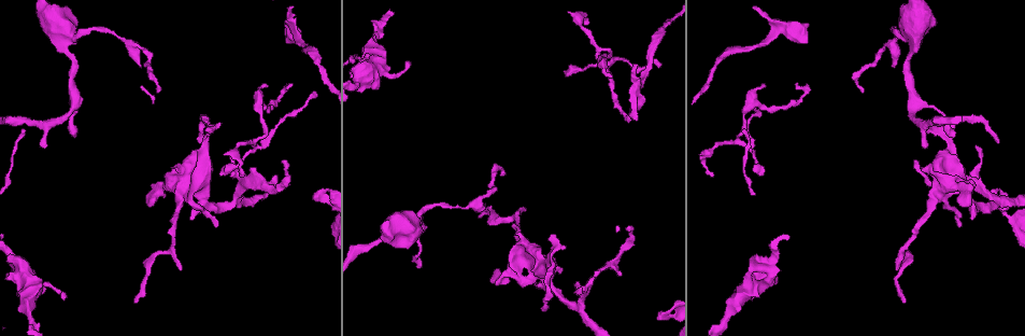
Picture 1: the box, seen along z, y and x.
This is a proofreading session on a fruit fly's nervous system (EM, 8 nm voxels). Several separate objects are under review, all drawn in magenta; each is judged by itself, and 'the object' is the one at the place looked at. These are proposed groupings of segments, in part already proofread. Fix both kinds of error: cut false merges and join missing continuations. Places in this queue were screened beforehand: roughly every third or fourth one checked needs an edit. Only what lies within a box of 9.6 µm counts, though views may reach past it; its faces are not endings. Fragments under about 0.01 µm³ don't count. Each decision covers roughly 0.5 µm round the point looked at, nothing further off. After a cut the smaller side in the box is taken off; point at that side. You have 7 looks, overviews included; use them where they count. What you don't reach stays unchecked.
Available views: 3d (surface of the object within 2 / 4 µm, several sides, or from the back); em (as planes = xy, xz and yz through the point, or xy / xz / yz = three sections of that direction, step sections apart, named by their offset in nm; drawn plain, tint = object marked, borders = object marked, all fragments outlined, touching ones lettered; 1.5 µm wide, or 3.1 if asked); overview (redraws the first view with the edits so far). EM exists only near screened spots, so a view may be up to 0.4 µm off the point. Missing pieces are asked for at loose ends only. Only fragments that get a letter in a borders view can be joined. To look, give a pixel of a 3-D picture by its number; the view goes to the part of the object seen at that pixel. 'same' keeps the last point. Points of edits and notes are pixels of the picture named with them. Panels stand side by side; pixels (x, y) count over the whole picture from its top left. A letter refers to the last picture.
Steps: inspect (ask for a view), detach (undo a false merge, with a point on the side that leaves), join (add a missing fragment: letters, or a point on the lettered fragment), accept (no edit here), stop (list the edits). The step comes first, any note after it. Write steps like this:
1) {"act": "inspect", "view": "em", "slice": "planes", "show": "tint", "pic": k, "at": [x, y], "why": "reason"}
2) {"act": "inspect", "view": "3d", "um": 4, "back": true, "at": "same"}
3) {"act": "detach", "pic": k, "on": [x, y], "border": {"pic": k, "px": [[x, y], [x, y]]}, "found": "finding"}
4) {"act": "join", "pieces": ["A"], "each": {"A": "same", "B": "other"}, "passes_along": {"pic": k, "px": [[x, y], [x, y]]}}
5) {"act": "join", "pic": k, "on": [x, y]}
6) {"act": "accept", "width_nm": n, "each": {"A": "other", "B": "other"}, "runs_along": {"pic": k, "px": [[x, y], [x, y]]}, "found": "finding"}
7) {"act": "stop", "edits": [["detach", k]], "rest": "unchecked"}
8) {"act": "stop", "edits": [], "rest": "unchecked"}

{"act": "inspect", "view": "3d", "um": 4, "pic": 1, "at": [589, 23], "why": "free end"}

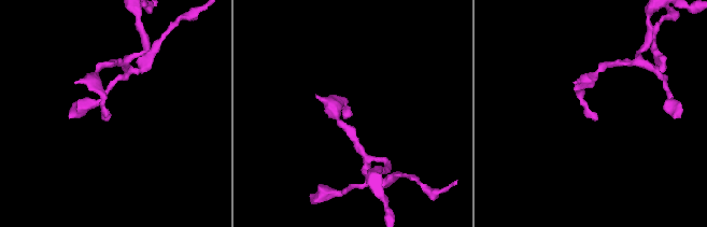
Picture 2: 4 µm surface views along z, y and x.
{"act": "inspect", "view": "em", "slice": "planes", "show": "tint", "pic": 2, "at": [596, 117], "why": "shape alone is not enough"}

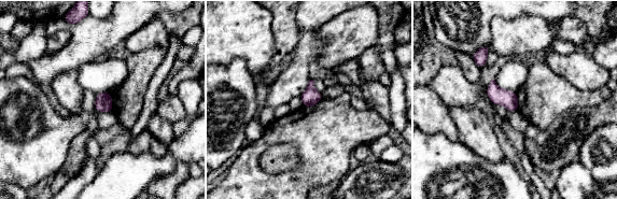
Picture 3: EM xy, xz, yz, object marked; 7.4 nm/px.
{"act": "inspect", "view": "em", "slice": "planes", "show": "borders", "at": "same", "why": "see the neighbours"}

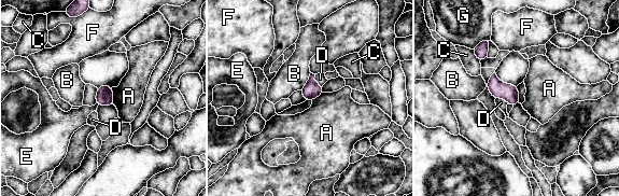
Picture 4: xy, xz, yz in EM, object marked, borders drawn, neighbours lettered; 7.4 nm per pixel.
{"act": "accept", "each": {"A": "other", "B": "other", "C": "other", "D": "other", "E": "other", "F": "other", "G": "other"}, "border": {"pic": 4, "px": [[111, 87], [114, 104]]}, "found": "none of them fits"}

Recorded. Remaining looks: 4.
{"act": "inspect", "view": "em", "slice": "planes", "show": "tint", "pic": 1, "at": [292, 83], "why": "free end"}

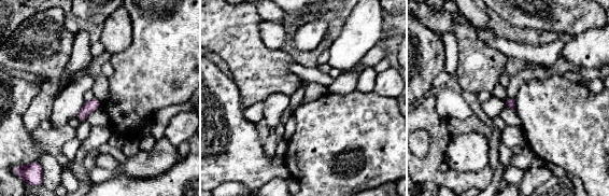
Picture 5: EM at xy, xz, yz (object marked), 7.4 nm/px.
{"act": "inspect", "view": "em", "slice": "planes", "show": "borders", "at": "same", "why": "see the neighbours"}

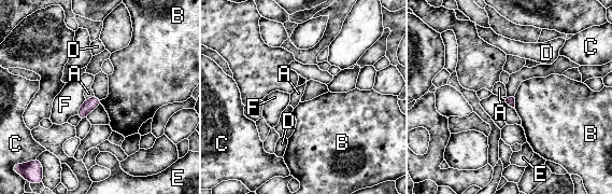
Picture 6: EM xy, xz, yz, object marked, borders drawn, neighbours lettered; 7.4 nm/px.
{"act": "accept", "each": {"A": "other", "B": "other", "C": "other", "D": "other", "E": "other", "F": "other"}, "border": {"pic": 6, "px": [[94, 95], [86, 99]]}, "found": "none of them fits"}

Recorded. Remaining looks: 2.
{"act": "stop", "edits": [], "rest": "unchecked"}

